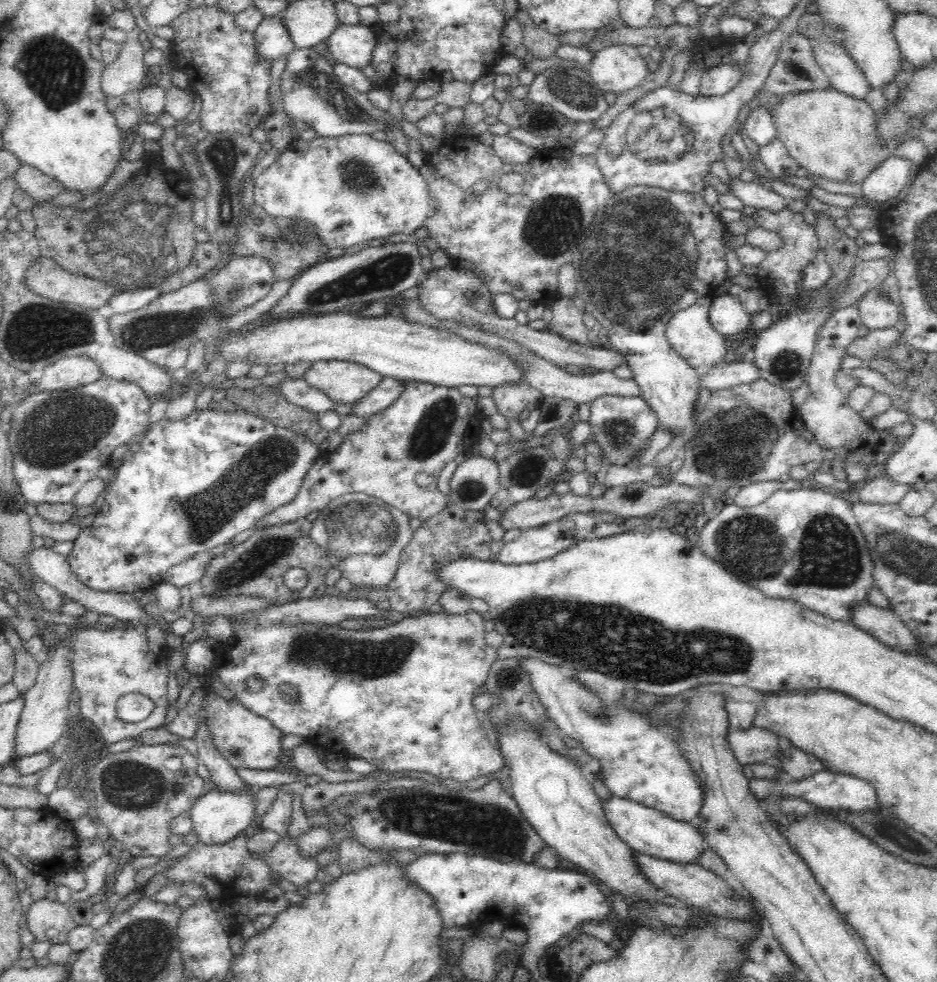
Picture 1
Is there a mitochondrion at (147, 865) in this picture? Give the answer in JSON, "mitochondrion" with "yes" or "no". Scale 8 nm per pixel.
{"mitochondrion":"no"}

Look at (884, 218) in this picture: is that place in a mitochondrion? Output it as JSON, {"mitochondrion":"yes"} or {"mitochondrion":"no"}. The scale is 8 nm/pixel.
{"mitochondrion":"no"}

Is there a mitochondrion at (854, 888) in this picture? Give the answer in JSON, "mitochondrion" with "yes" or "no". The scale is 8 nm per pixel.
{"mitochondrion":"no"}

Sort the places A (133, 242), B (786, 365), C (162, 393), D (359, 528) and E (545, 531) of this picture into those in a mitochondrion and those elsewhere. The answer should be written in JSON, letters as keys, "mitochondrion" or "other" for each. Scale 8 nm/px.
{"A":"mitochondrion","B":"mitochondrion","C":"other","D":"mitochondrion","E":"other"}

